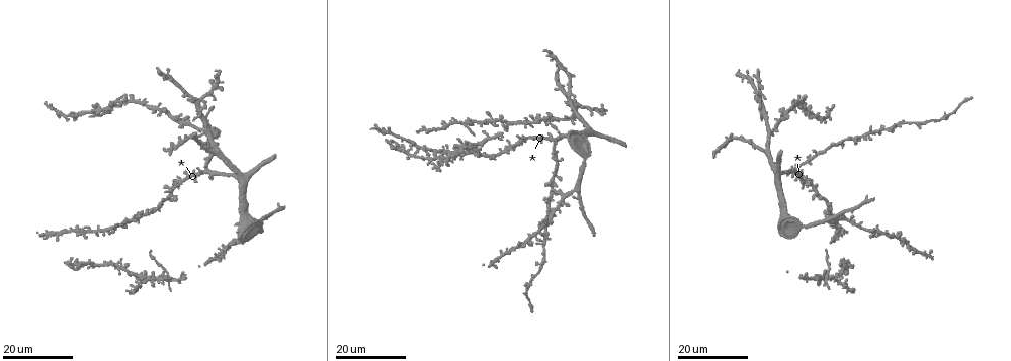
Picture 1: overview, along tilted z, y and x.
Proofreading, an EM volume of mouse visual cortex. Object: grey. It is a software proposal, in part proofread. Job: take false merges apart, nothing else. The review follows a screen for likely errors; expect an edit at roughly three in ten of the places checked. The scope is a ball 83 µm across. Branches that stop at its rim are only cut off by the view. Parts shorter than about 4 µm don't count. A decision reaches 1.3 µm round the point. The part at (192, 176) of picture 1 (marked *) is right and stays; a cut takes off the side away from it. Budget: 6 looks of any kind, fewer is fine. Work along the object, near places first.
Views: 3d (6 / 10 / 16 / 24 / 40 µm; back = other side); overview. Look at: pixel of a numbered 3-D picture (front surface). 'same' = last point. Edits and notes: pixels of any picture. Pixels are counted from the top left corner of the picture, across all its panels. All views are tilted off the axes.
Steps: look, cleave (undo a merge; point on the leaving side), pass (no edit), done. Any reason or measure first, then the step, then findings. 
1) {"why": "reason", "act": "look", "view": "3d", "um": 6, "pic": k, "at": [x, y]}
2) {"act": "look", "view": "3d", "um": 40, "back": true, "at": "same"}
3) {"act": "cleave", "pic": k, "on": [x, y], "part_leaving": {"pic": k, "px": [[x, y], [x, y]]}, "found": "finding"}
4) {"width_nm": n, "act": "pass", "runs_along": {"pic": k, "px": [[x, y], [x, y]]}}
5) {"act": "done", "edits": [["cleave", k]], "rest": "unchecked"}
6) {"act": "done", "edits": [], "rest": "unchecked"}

{"why": "thin arm on a thick one", "act": "look", "view": "3d", "um": 16, "pic": 1, "at": [575, 189]}

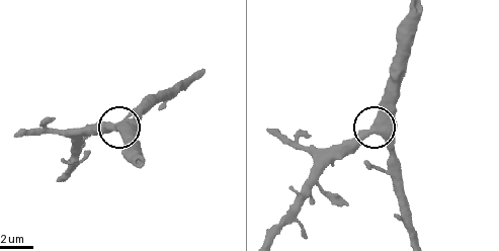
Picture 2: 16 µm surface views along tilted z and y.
{"why": "zoom in", "act": "look", "view": "3d", "um": 6, "pic": 2, "at": [377, 133]}

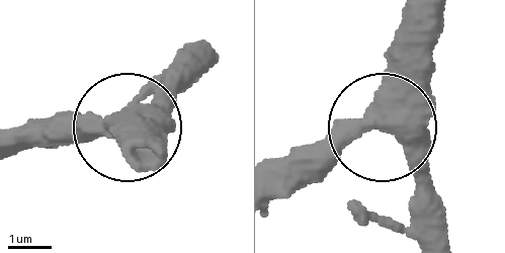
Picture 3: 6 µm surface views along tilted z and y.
{"side_arm_um": 16, "act": "pass", "runs_along": {"pic": 3, "px": [[439, 22], [387, 122], [430, 197]]}, "found": "continuous, no second neuron"}

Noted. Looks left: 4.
{"why": "thin arm on a thick one", "act": "look", "view": "3d", "um": 16, "pic": 1, "at": [199, 99]}

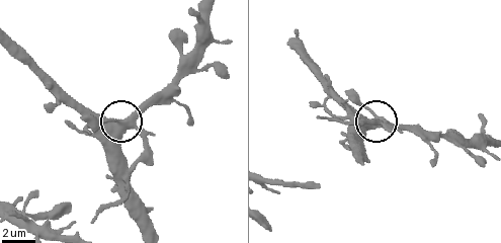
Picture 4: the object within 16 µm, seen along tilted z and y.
{"why": "zoom in", "act": "look", "view": "3d", "um": 10, "pic": 4, "at": [124, 120]}

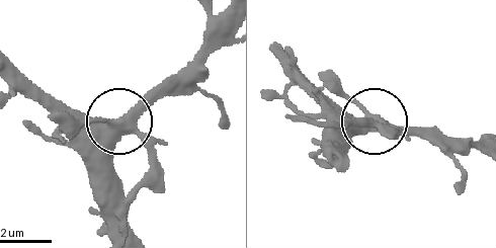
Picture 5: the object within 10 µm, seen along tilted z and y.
{"width_nm": 360, "act": "cleave", "pic": 5, "on": [160, 169], "part_leaving": {"pic": 5, "px": [[143, 134], [151, 171], [122, 230]]}, "found": "a second neuron is stuck on"}

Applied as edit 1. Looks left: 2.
{"why": "four or more arms meet", "act": "look", "view": "3d", "um": 24, "pic": 1, "at": [466, 122]}

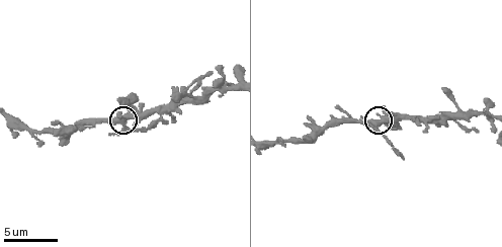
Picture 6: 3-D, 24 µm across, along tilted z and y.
{"why": "closer look", "act": "look", "view": "3d", "um": 10, "pic": 6, "at": [373, 123]}

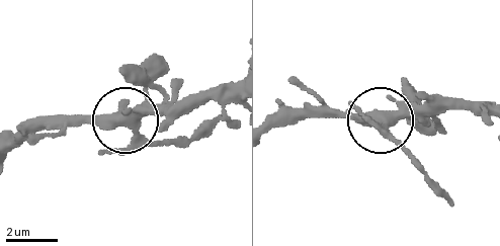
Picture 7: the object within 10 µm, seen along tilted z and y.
{"act": "cleave", "pic": 7, "on": [100, 151], "part_leaving": {"pic": 7, "px": [[385, 125], [450, 206]]}, "found": "a second neuron is stuck on"}

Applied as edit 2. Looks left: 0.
{"act": "done", "edits": [["cleave", 5], ["cleave", 7]], "rest": "unchecked"}

